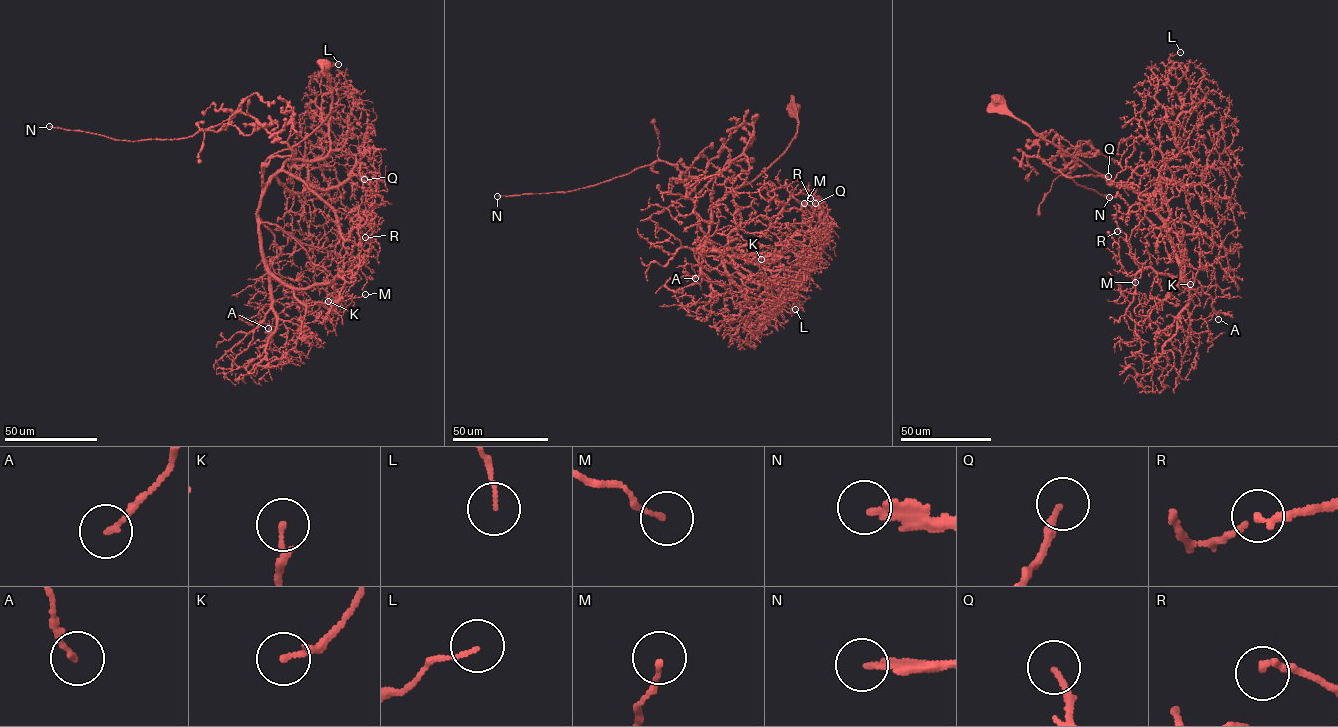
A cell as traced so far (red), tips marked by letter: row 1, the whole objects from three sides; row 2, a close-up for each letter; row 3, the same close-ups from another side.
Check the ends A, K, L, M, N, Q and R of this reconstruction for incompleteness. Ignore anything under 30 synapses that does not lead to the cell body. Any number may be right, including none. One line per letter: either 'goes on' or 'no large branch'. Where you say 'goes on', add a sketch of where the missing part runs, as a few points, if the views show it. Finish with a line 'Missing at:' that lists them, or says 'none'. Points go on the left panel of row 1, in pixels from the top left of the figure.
A: no large branch
K: no large branch
L: no large branch
M: no large branch
N: goes on
Q: no large branch
R: no large branch
Missing at: N

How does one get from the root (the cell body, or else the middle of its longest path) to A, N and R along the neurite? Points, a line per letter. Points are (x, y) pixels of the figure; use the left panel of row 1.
A: (324, 63), (333, 93), (327, 117), (262, 166), (258, 232), (269, 298), (285, 284), (294, 294), (268, 328)
N: (324, 63), (332, 107), (272, 155), (293, 156), (240, 112), (217, 131), (169, 140), (49, 126)
R: (324, 63), (330, 112), (269, 156), (262, 181), (291, 173), (346, 240), (363, 214), (372, 220), (365, 237)

